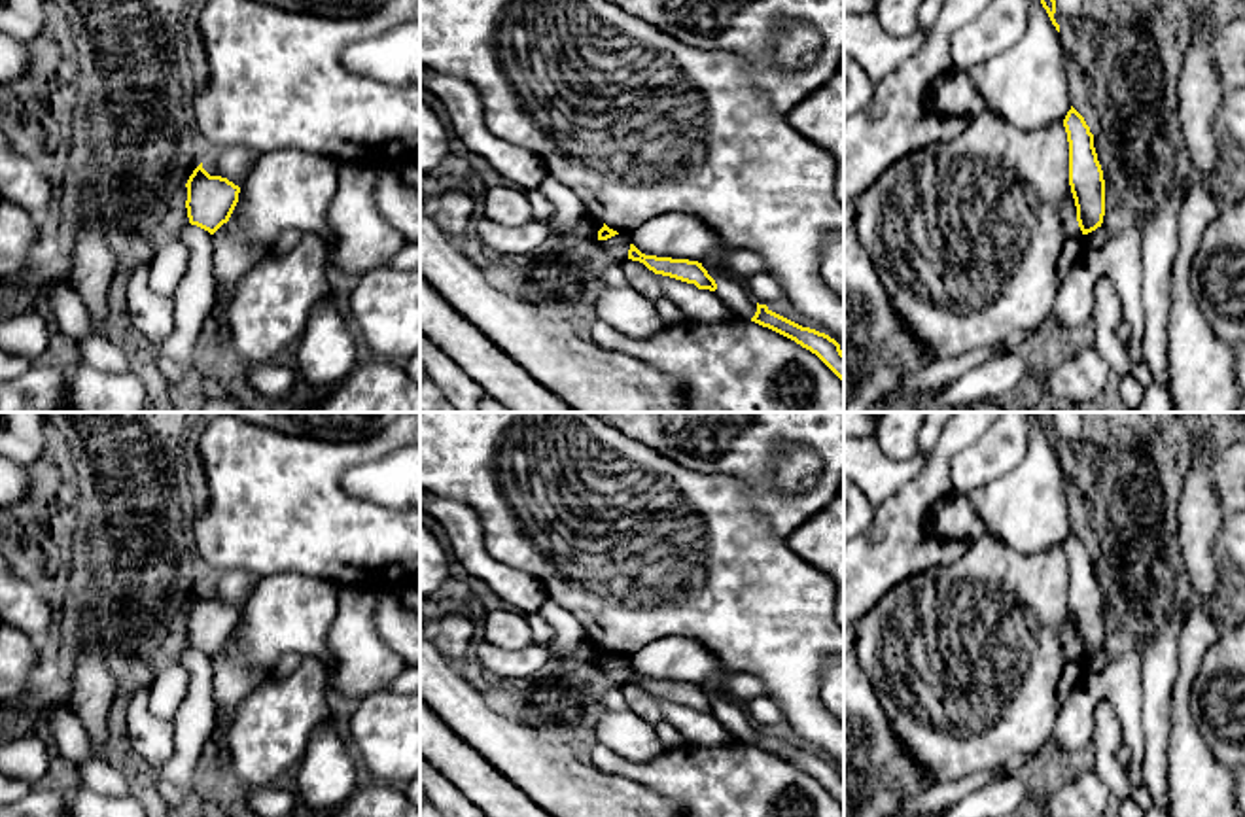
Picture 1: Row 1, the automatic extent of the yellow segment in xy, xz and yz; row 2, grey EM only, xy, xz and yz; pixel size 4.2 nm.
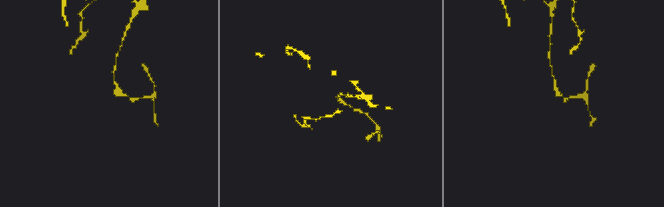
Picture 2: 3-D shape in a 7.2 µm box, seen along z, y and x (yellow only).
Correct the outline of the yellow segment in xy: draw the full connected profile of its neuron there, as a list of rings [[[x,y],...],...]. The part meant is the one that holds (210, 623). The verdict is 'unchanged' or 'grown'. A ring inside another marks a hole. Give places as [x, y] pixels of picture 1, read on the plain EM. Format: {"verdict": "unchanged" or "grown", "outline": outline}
{"verdict": "unchanged", "outline": [[[201,586],[189,600],[185,611],[185,632],[191,649],[214,658],[223,647],[229,645],[238,626],[238,609],[227,601],[210,600]]]}

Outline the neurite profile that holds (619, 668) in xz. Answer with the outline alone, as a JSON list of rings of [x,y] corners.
[[[619,656],[607,664],[598,666],[617,683],[619,688],[628,683],[632,664],[626,656]]]

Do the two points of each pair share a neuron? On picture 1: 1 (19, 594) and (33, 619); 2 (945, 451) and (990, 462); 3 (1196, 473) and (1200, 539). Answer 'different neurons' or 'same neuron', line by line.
1: same neuron
2: different neurons
3: same neuron

